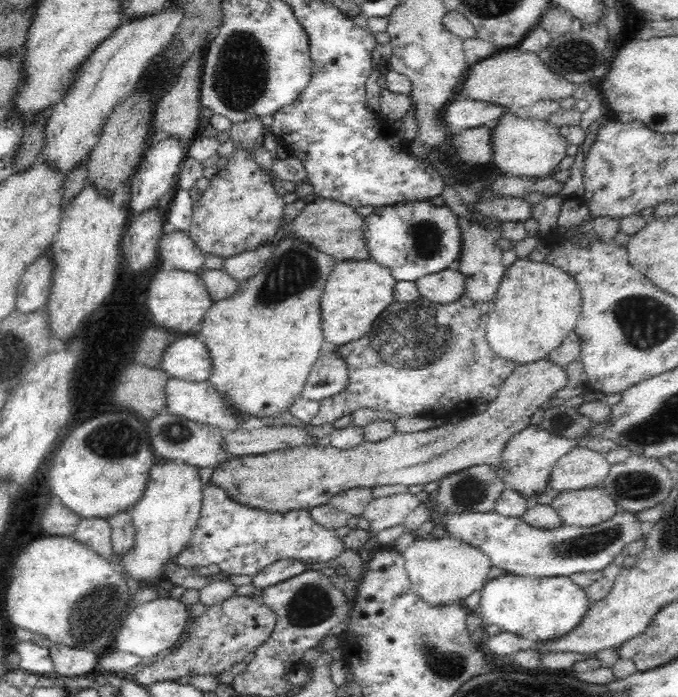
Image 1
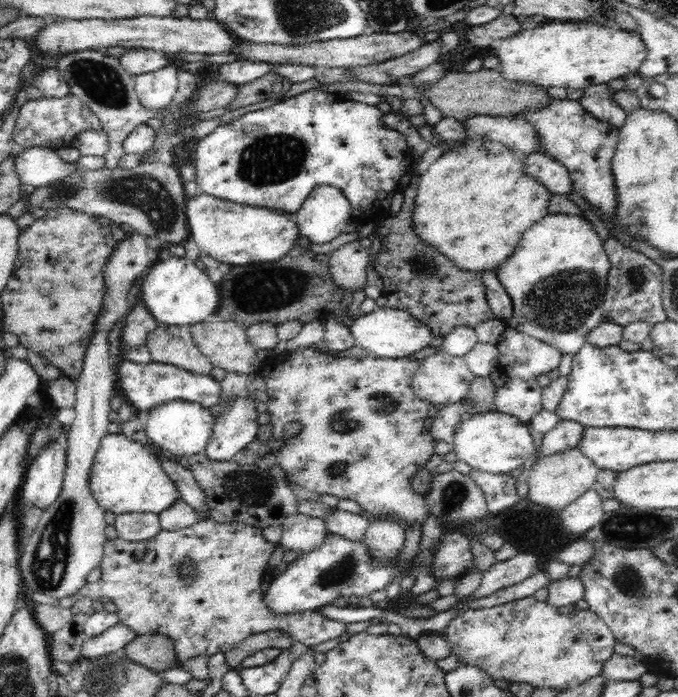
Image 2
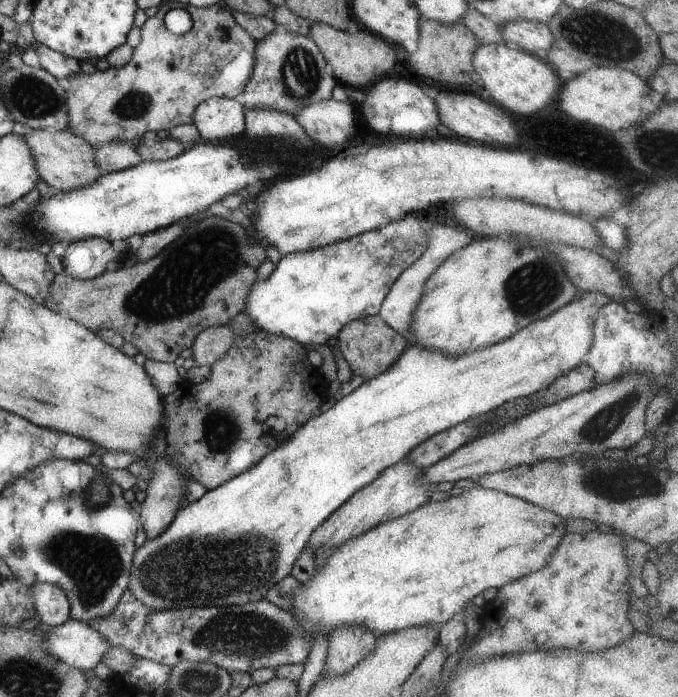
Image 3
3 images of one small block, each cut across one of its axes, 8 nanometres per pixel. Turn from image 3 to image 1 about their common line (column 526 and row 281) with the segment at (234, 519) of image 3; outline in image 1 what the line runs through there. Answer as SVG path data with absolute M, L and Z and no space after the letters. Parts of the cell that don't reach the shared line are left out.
M369 258L336 261L320 298L322 330L326 345L331 347L352 343L366 336L374 320L393 304L395 282L391 270Z

